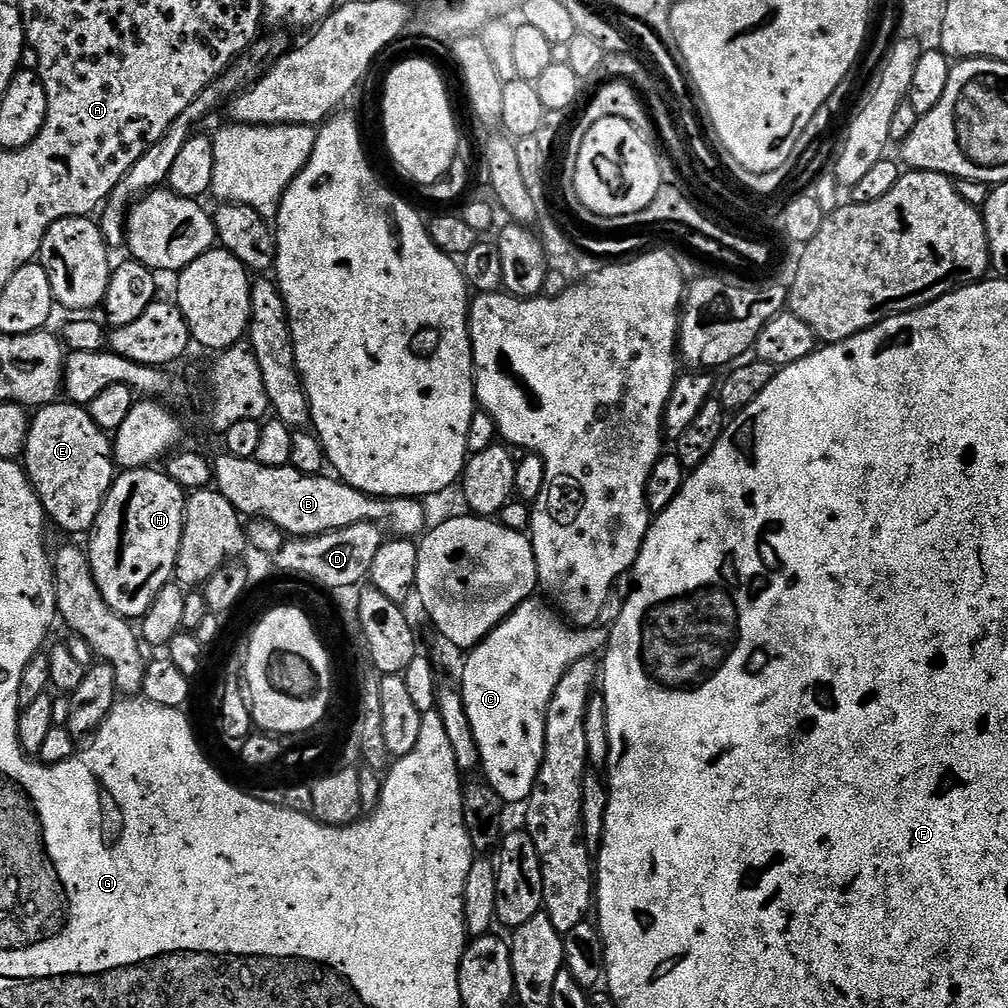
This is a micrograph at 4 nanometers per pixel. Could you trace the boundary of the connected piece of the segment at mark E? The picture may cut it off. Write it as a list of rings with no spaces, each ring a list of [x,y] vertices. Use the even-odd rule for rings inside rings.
[[[57,402],[54,404],[47,404],[44,408],[35,409],[34,415],[31,417],[32,425],[28,431],[28,437],[26,438],[26,446],[24,447],[24,455],[22,457],[22,467],[25,472],[28,473],[28,480],[32,483],[32,488],[38,494],[38,498],[42,502],[44,507],[45,517],[49,521],[52,520],[61,528],[64,532],[69,532],[69,537],[80,538],[88,534],[94,526],[95,518],[98,517],[98,512],[102,509],[103,500],[106,498],[108,492],[111,489],[112,481],[116,479],[118,475],[118,465],[114,459],[114,444],[110,439],[109,433],[104,432],[94,422],[94,418],[88,413],[87,407],[71,402]]]

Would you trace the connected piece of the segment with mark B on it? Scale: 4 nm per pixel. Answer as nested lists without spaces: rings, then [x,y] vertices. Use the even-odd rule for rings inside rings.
[[[221,454],[214,460],[214,487],[223,494],[226,502],[230,502],[230,506],[234,506],[241,517],[265,520],[267,524],[273,524],[279,532],[283,532],[285,537],[321,536],[355,524],[377,524],[385,533],[396,538],[416,538],[416,535],[423,530],[424,508],[420,505],[423,503],[419,499],[410,496],[368,496],[329,476],[328,474],[307,476],[290,466],[282,468],[262,466],[255,458],[247,460],[227,454]]]

